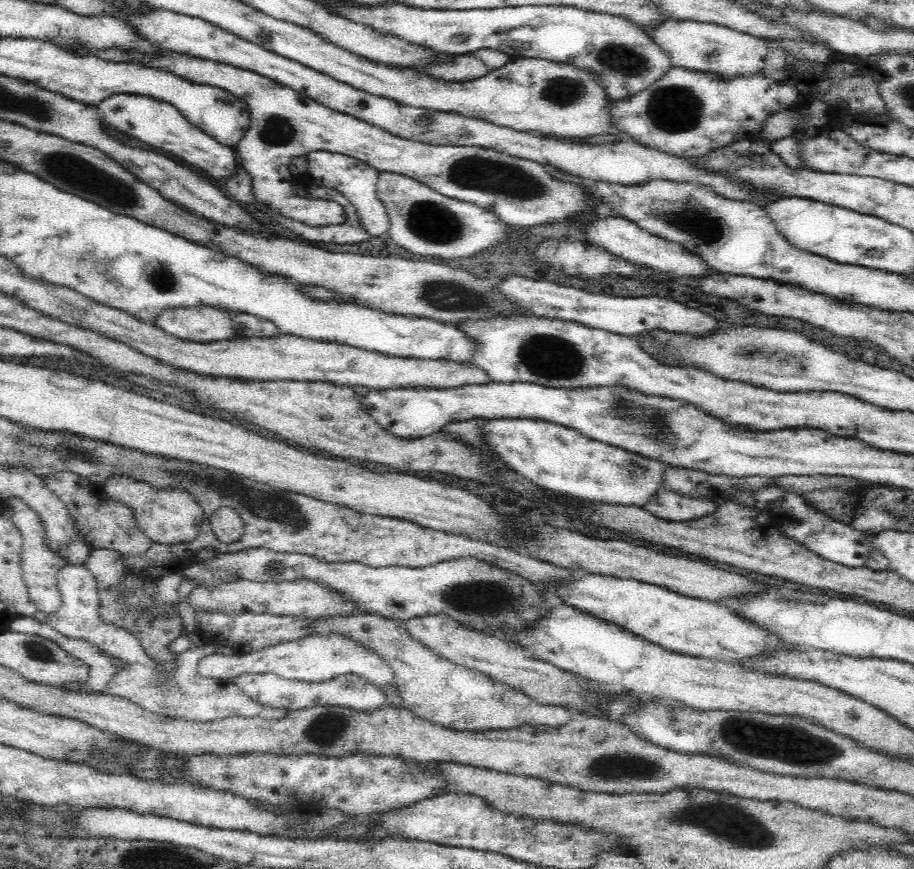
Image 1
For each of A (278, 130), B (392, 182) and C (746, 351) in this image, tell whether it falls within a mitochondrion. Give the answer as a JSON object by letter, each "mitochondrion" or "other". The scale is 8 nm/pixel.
{"A":"mitochondrion","B":"other","C":"mitochondrion"}

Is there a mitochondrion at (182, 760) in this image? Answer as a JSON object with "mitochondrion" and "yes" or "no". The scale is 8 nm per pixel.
{"mitochondrion":"no"}

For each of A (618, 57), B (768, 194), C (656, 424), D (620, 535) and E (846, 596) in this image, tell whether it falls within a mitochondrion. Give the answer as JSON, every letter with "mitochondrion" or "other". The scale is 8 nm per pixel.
{"A":"mitochondrion","B":"other","C":"mitochondrion","D":"other","E":"other"}

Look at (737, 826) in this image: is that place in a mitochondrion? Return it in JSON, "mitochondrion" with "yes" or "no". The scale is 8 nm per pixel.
{"mitochondrion":"yes"}

